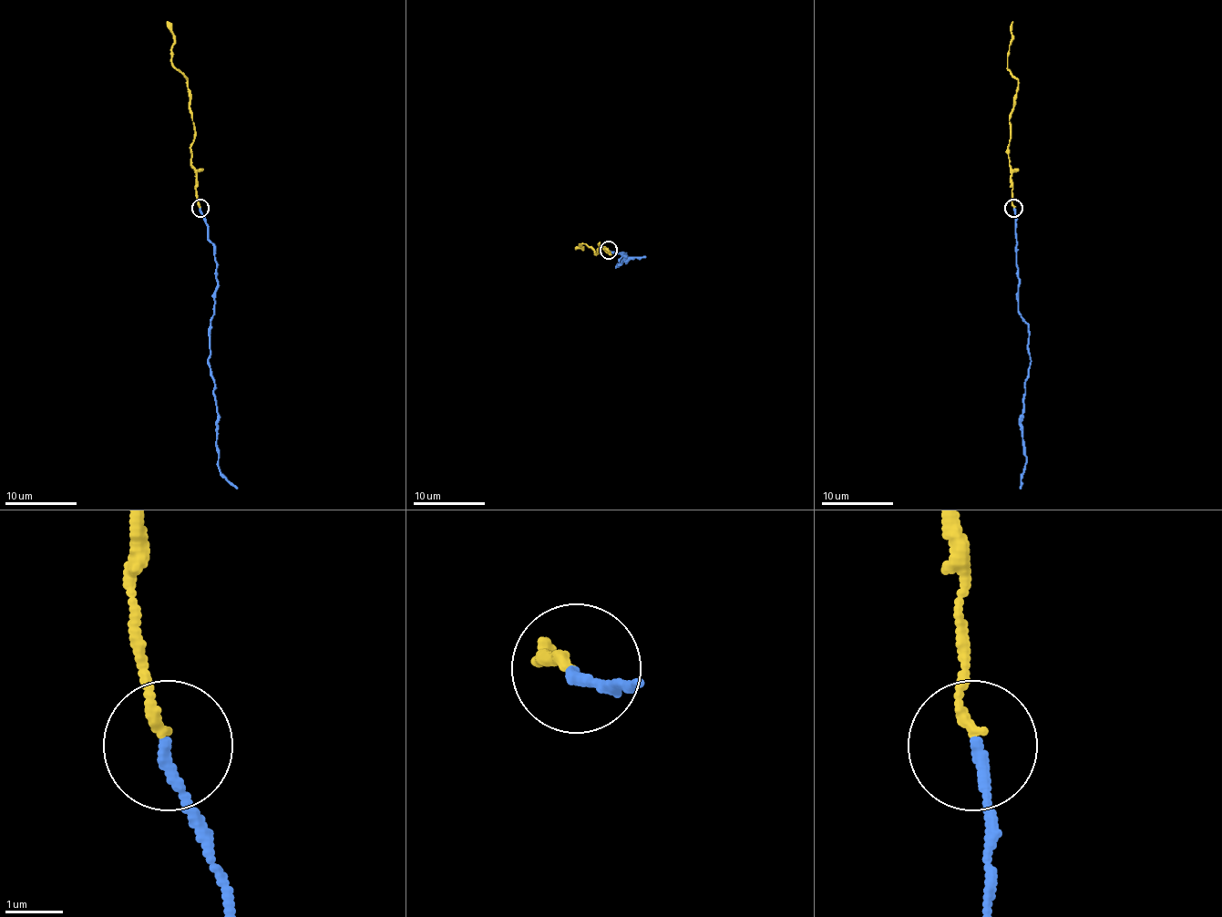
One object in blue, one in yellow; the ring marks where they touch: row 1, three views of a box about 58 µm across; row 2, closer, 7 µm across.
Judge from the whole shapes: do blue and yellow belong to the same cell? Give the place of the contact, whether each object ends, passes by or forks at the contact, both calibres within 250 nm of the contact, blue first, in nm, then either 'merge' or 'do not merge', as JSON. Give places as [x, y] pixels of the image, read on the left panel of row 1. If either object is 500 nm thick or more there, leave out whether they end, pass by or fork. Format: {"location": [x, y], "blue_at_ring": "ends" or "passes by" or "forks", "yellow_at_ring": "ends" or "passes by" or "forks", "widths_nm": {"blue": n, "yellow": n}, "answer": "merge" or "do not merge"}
{"location": [200, 208], "blue_at_ring": "ends", "yellow_at_ring": "ends", "widths_nm": {"blue": 180, "yellow": 150}, "answer": "merge"}

